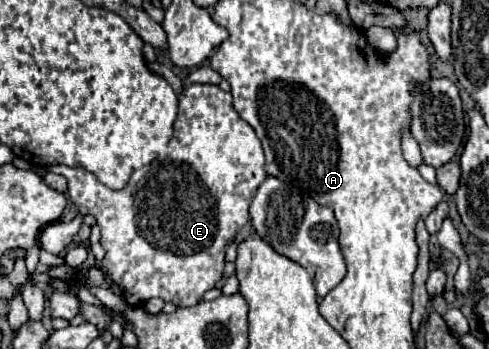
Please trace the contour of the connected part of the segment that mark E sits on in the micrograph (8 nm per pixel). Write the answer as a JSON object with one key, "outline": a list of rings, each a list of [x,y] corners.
{"outline":[[[187,85],[183,89],[183,93],[179,95],[179,113],[175,119],[175,133],[171,143],[167,145],[167,151],[161,153],[151,165],[149,171],[144,169],[136,170],[127,184],[127,187],[119,189],[119,191],[111,191],[109,187],[105,187],[93,173],[81,169],[81,167],[65,167],[65,165],[49,165],[45,167],[51,173],[59,173],[67,179],[67,191],[69,197],[73,199],[73,203],[77,205],[81,215],[93,215],[97,219],[97,225],[101,227],[101,245],[107,251],[103,257],[103,271],[107,275],[107,279],[115,281],[117,285],[121,285],[125,289],[125,301],[131,307],[143,307],[151,297],[161,297],[167,303],[173,303],[177,307],[191,307],[197,305],[201,301],[201,297],[205,295],[205,291],[209,291],[211,287],[217,285],[217,281],[223,275],[223,267],[225,267],[225,247],[235,239],[239,227],[243,227],[245,223],[249,223],[249,205],[251,199],[255,195],[255,191],[259,189],[259,185],[265,181],[267,173],[265,173],[265,155],[263,155],[263,147],[261,141],[257,139],[257,135],[253,133],[253,129],[239,117],[239,113],[233,109],[233,97],[231,93],[223,91],[219,85]]]}

